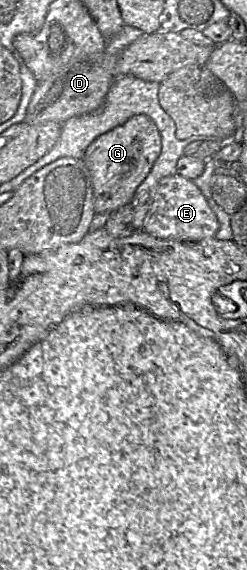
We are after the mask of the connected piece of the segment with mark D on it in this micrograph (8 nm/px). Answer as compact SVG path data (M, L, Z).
M157 31L143 34L116 54L103 52L90 55L78 62L69 63L52 76L37 82L23 121L35 125L48 121L62 124L71 117L97 110L103 104L113 82L120 76L131 75L160 83L169 74L184 66L205 66L213 49L214 46L196 44L176 32Z

